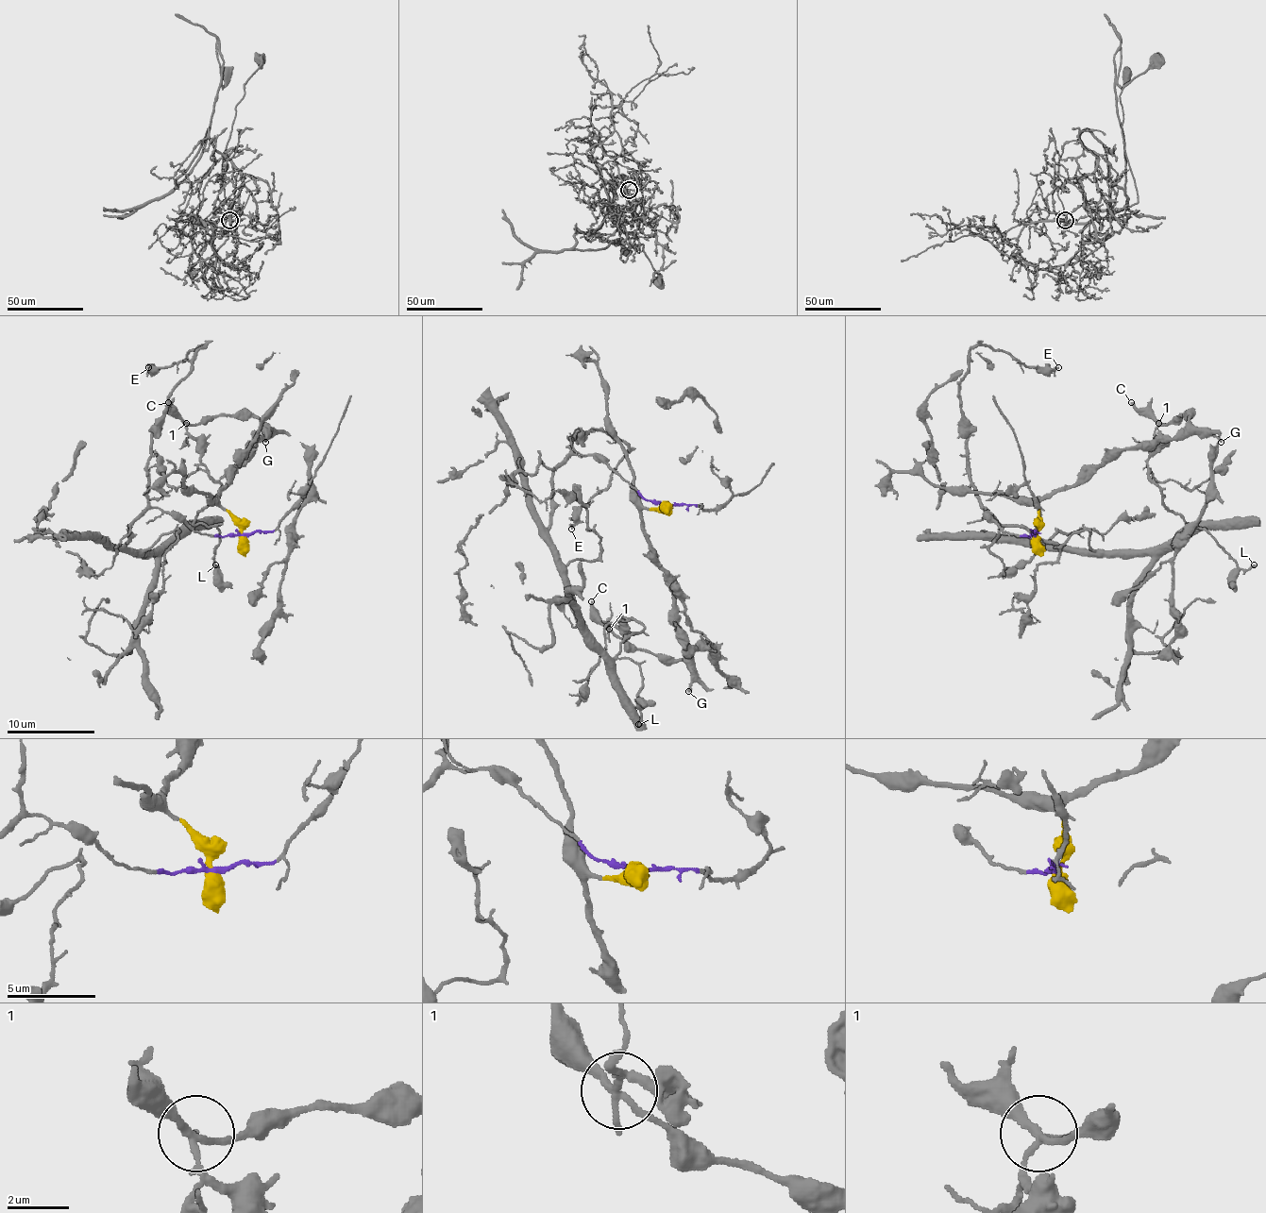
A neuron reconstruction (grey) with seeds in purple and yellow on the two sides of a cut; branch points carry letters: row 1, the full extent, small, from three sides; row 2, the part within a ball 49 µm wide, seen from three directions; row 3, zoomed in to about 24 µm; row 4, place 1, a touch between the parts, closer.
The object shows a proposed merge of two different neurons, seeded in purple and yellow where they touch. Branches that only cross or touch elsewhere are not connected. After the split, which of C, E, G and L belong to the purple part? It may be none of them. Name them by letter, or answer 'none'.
E, L

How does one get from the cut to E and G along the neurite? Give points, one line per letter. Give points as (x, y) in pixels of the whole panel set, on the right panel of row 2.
E: (1035, 536), (1008, 533), (984, 512), (970, 480), (960, 379), (977, 345), (1028, 366), (1058, 366)
G: (1035, 536), (1037, 505), (1078, 485), (1124, 450), (1154, 447), (1190, 434), (1215, 434), (1222, 441)

